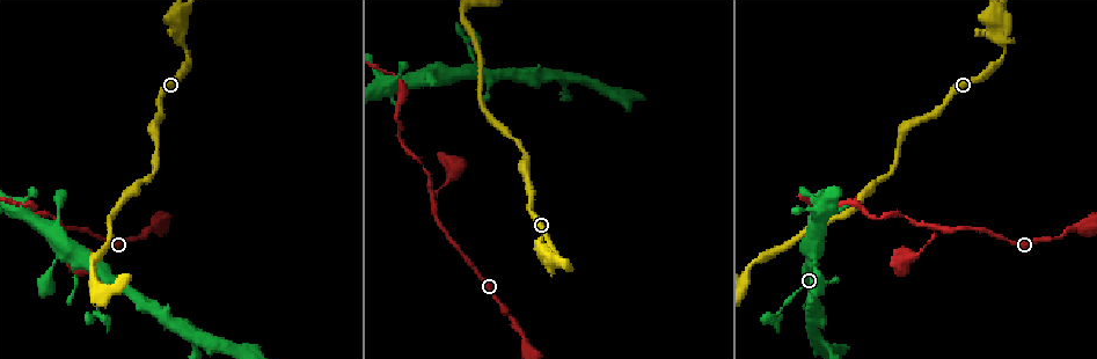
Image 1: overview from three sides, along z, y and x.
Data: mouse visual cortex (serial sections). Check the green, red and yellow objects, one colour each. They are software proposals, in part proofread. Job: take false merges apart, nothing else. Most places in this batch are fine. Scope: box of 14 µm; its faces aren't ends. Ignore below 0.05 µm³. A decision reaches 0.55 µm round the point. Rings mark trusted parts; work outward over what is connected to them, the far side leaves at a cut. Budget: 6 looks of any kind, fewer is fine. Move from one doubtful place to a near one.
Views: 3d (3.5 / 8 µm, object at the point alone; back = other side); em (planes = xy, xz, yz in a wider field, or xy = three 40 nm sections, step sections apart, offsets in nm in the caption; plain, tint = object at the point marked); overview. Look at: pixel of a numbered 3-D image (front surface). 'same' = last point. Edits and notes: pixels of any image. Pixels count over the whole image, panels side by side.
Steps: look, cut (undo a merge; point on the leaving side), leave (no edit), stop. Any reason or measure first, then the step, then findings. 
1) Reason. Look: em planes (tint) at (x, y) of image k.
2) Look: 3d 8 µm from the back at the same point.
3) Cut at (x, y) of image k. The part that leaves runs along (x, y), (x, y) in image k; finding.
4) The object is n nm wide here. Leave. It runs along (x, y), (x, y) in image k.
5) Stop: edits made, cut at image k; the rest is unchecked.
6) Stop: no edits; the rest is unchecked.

Arms part here. Look: 3d 3.5 µm at (431, 201) of image 1.

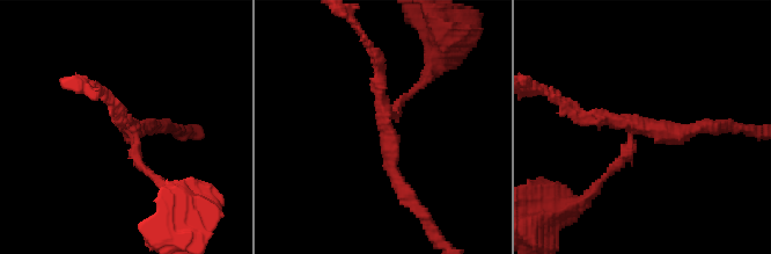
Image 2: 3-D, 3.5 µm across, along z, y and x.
Shape alone is not enough. Look: em xy step 1 (tint) at (637, 129) of image 2.

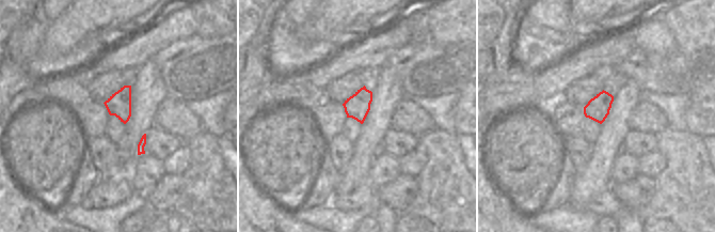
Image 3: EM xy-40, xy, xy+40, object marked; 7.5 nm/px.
Leave. It runs along (705, 126), (638, 126), (599, 183) in image 2; all the same cell.

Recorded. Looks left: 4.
A narrow waist. Look: 3d 8 µm at (469, 42) of image 1.

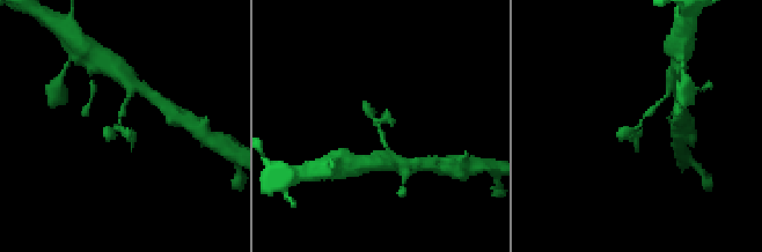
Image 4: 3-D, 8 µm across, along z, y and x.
Look: 3d 3.5 µm from the back at (639, 123) of image 4.

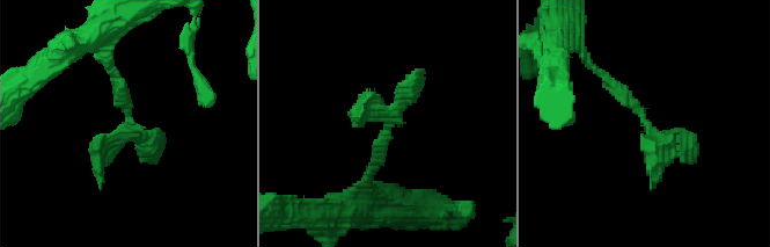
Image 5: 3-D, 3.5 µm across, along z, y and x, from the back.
Look: em planes (tint) at (129, 123) of image 5.

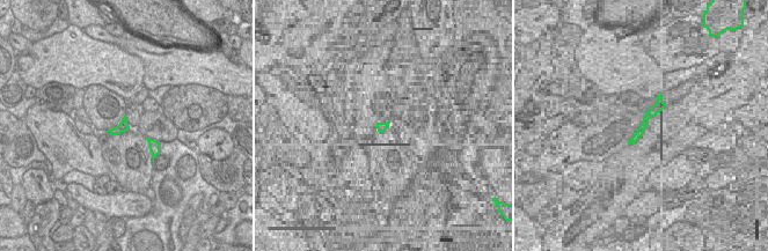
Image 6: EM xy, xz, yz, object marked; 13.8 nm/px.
Leave. It runs along (594, 70), (653, 133), (698, 151) in image 5; all the same cell.

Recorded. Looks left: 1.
Stop: no edits; the rest is unchecked.

